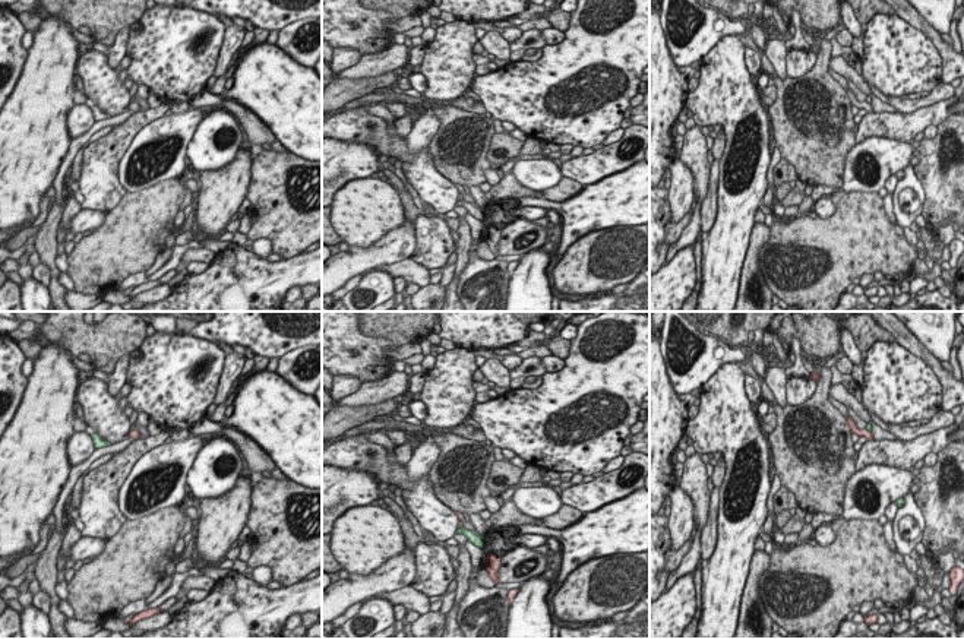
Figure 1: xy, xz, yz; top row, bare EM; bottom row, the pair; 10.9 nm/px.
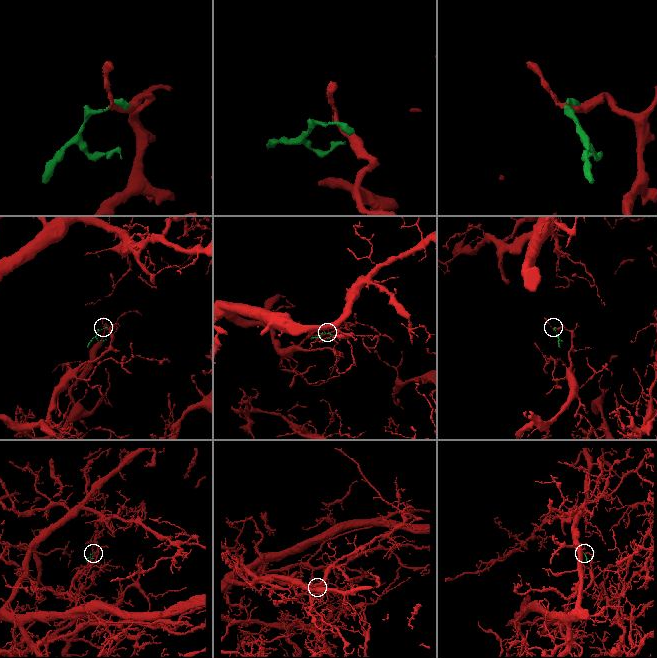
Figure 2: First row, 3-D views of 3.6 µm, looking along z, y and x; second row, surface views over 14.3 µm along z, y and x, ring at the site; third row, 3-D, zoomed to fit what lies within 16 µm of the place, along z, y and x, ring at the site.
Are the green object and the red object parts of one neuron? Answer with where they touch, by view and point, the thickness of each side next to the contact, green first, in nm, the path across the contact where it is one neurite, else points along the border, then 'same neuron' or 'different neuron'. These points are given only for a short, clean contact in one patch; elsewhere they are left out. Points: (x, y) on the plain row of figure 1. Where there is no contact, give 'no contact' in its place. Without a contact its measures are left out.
xy (133, 101) | 50/100 nm | along xy (130, 101), (136, 103) | different neuron

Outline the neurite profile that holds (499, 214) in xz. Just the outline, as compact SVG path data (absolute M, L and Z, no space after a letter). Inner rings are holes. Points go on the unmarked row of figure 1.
M499 199L499 200L489 200L484 211L483 218L483 231L480 235L480 241L487 240L487 230L490 227L496 227L497 230L505 228L506 225L511 225L516 216L513 215L513 209L519 208L518 199Z

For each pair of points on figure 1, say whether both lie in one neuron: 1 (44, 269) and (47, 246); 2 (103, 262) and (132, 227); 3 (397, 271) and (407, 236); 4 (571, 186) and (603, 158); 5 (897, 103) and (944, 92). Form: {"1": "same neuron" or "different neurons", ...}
{"1": "different neurons", "2": "same neuron", "3": "different neurons", "4": "different neurons", "5": "same neuron"}

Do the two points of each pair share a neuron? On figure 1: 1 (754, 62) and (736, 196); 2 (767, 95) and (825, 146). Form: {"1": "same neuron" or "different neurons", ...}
{"1": "different neurons", "2": "different neurons"}

